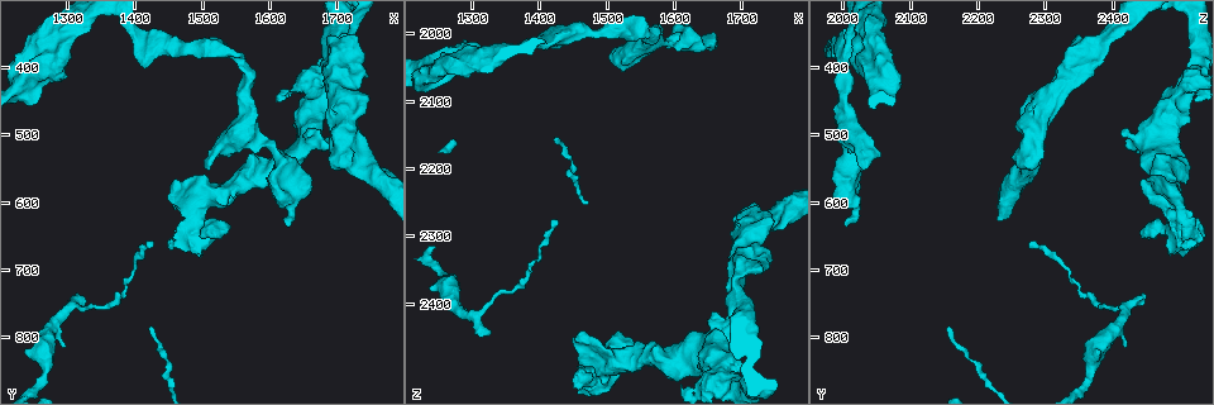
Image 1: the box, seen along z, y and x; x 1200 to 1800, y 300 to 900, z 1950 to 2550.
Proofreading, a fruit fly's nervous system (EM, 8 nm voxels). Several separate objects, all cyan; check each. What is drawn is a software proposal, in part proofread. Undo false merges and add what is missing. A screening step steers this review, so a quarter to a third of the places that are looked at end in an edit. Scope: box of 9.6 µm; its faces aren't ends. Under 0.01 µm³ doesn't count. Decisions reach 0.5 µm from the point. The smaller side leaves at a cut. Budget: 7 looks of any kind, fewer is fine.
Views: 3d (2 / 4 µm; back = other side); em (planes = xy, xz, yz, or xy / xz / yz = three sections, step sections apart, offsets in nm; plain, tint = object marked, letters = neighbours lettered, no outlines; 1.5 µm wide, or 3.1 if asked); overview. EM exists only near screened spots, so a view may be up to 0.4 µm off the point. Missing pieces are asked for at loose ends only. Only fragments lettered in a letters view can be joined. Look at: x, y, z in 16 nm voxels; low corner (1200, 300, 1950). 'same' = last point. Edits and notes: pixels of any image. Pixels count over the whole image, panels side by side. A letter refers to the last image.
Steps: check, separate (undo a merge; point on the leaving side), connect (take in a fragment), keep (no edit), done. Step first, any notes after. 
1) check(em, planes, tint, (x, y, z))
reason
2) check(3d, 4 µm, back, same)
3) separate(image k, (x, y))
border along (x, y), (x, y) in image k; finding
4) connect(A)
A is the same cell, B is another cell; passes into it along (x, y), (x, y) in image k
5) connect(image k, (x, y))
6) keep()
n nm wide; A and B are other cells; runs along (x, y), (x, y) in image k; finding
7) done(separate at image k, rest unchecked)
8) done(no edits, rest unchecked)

check(3d, 4 µm, (1725, 350, 2350))
an open end

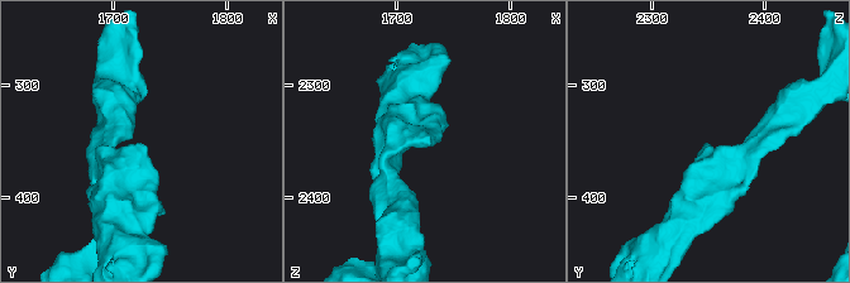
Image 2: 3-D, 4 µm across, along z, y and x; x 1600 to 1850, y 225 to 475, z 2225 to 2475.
check(em, planes, plain, (1728, 354, 2348))

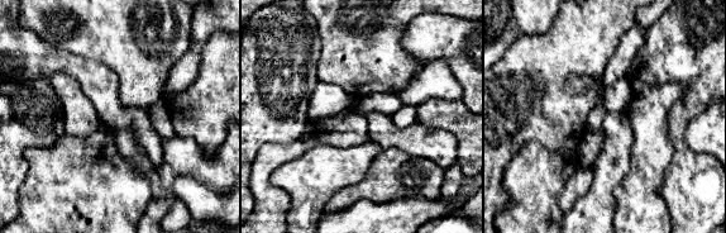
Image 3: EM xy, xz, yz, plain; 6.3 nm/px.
check(em, planes, letters, same)
what lies round it

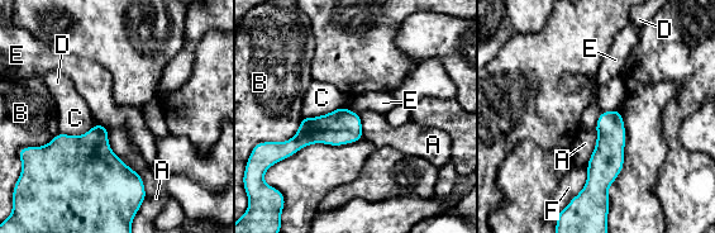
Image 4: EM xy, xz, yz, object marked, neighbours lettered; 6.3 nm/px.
keep()
A, B, C, D, E and F are other cells; none of them fits

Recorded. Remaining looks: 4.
check(3d, 4 µm, (1505, 550, 2030))
free end

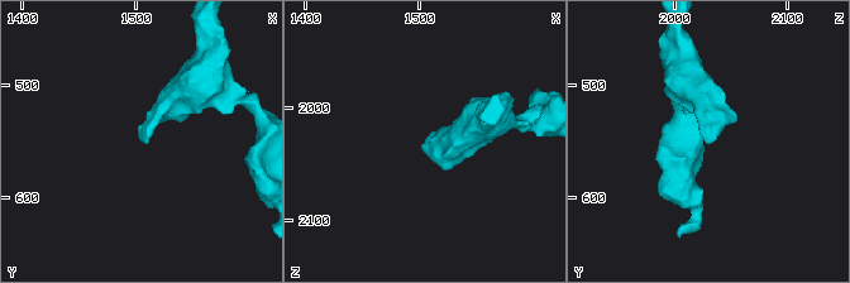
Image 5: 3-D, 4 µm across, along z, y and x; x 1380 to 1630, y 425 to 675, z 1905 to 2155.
check(em, planes, tint, (1506, 548, 2030))

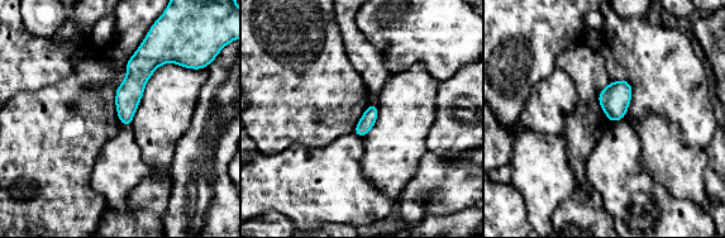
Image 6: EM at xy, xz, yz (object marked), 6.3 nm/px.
check(em, planes, letters, same)
what lies round it

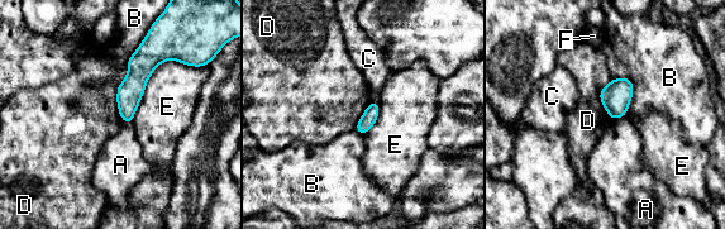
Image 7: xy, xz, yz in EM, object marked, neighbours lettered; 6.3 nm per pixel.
keep()
A, B, C, D, E and F are other cells; runs along (147, 43), (127, 120) in image 7; none of them fits

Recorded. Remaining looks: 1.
done(no edits, rest unchecked)

